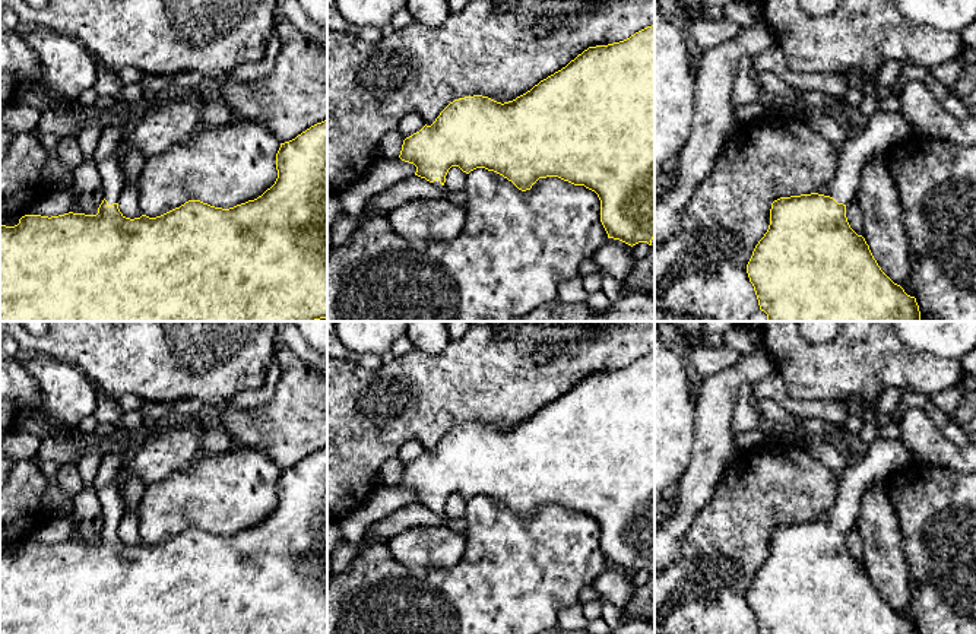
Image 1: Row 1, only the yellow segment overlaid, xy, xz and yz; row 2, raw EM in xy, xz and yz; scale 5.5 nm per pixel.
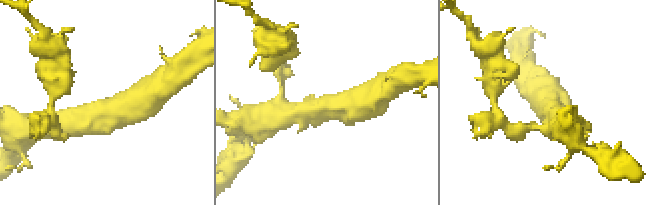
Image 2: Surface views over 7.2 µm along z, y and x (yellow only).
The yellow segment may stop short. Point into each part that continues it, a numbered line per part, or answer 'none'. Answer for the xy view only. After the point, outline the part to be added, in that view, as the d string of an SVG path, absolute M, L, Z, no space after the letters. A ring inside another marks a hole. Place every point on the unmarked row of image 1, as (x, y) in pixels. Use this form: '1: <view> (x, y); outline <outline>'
1: xy (111, 501); outline M118 476L98 492L98 498L102 507L104 526L108 529L108 533L118 530L123 517L123 498L118 491Z

